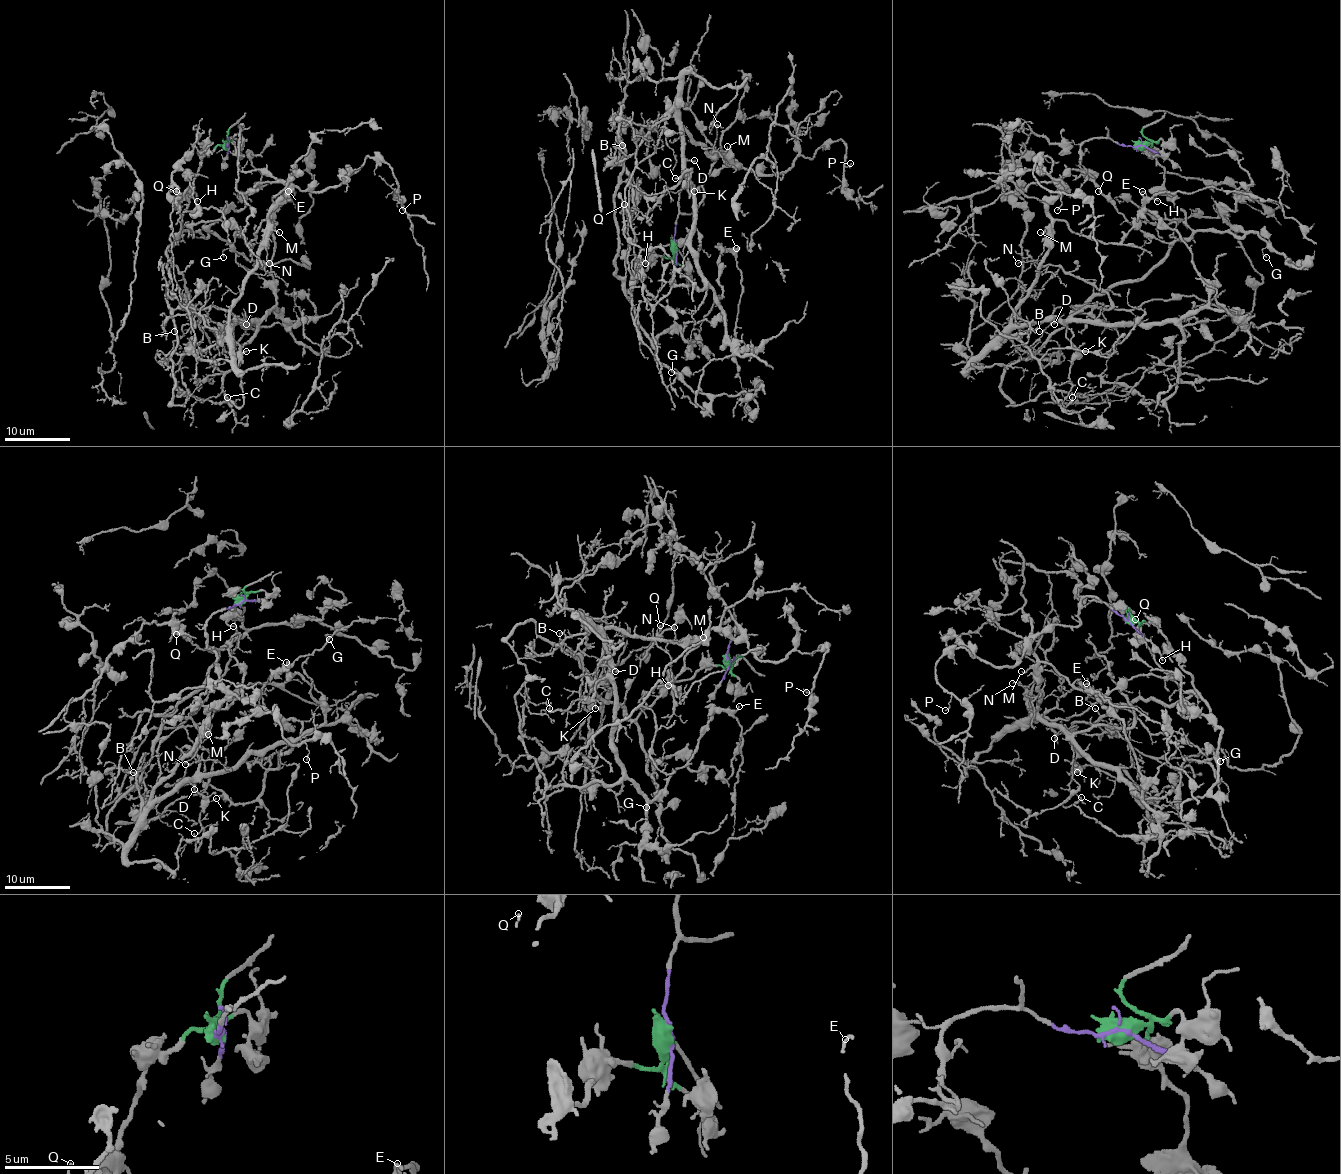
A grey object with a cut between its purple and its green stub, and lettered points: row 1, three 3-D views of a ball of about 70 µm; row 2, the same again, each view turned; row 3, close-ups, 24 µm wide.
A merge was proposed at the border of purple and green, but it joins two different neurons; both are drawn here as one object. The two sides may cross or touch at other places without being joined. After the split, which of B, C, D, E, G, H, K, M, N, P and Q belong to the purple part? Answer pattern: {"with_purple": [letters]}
{"with_purple": ["C", "D", "E", "K", "M", "N", "P"]}

